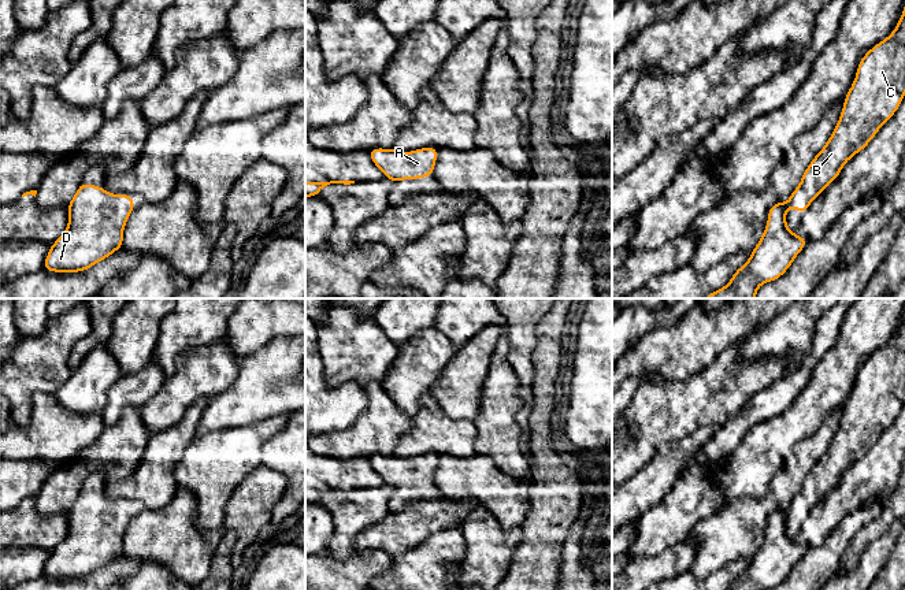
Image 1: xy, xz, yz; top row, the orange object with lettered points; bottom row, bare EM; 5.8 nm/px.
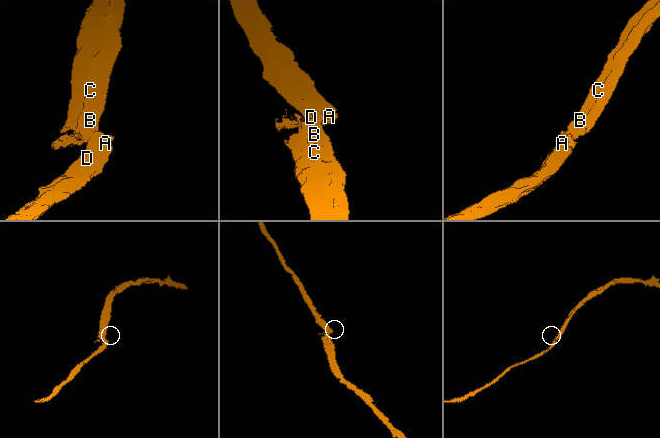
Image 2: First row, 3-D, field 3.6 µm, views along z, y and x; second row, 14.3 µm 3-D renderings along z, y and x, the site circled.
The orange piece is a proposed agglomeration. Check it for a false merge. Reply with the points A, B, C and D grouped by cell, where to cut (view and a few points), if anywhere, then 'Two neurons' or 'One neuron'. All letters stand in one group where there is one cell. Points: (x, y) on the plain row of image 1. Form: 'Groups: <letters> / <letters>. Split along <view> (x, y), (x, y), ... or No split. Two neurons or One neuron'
Groups: A D / B C. Split along yz (785, 509), (786, 516). Two neurons

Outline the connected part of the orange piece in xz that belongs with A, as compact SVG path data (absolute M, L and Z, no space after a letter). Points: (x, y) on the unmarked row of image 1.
M426 453L412 459L396 454L371 454L367 457L372 470L394 490L404 486L431 483L438 464L438 454Z

